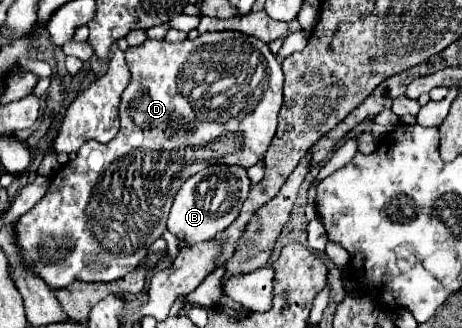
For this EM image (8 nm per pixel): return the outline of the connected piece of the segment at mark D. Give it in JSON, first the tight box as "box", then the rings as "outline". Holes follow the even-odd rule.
{"box":[16,30,284,288],"outline":[[[224,30],[224,32],[204,32],[194,40],[184,40],[184,42],[174,42],[174,44],[166,42],[166,40],[146,40],[140,46],[126,50],[126,64],[130,70],[130,84],[126,86],[126,90],[122,92],[122,98],[120,98],[120,122],[122,122],[120,134],[114,140],[110,140],[108,144],[100,144],[94,140],[84,142],[84,146],[76,154],[76,158],[66,162],[54,174],[44,198],[16,222],[16,238],[18,238],[18,244],[24,248],[26,262],[34,264],[36,274],[52,288],[64,288],[74,280],[114,282],[114,280],[120,280],[122,276],[126,276],[130,270],[138,268],[146,260],[152,242],[162,238],[162,234],[168,230],[166,218],[172,208],[172,200],[188,176],[208,168],[210,164],[238,164],[238,166],[250,168],[250,166],[262,162],[268,146],[270,146],[270,140],[276,134],[278,112],[282,106],[284,74],[282,74],[282,66],[280,66],[278,58],[270,52],[268,44],[258,38],[246,36],[242,32]],[[222,68],[244,68],[244,72],[240,72],[240,76],[238,76],[238,72],[224,72]]]}

